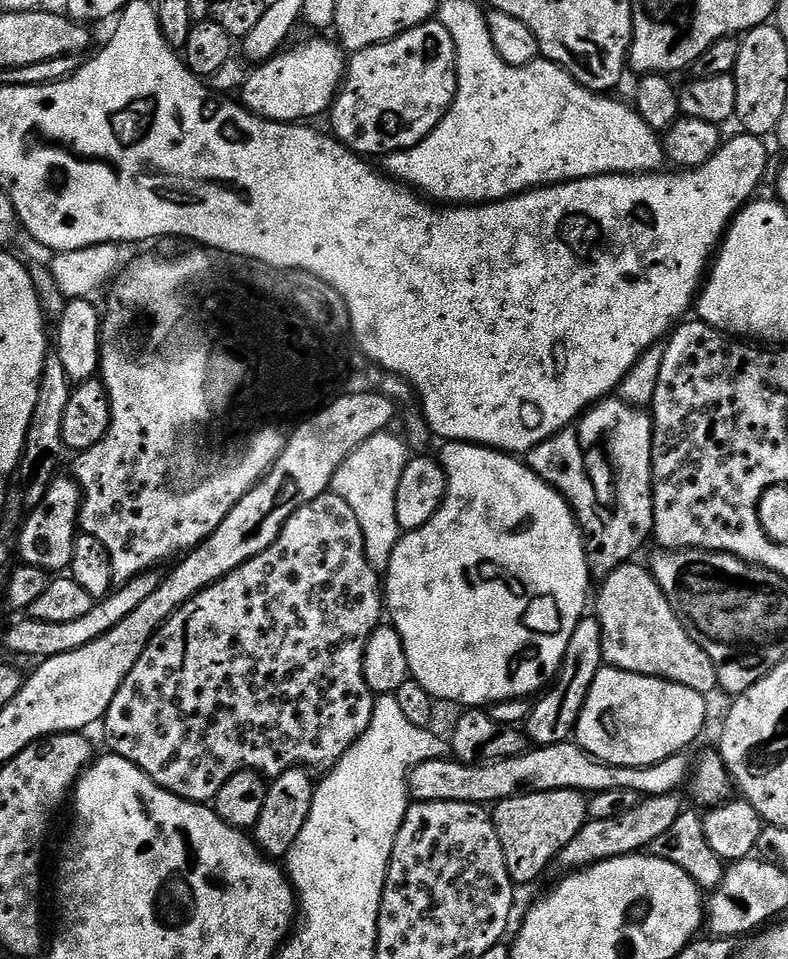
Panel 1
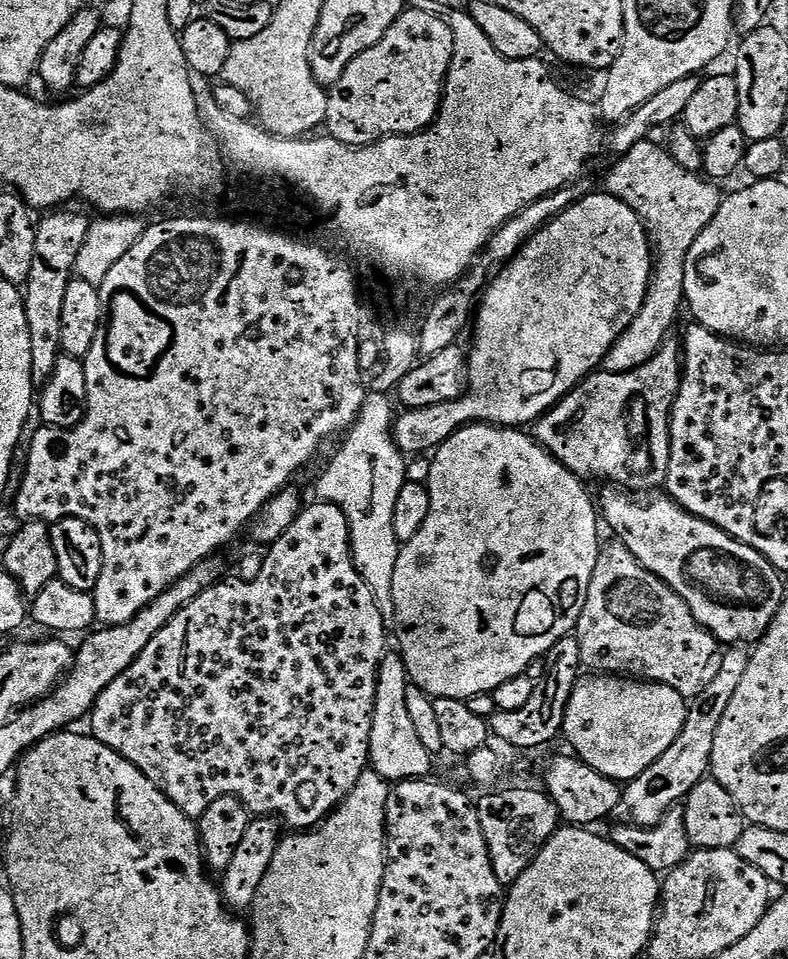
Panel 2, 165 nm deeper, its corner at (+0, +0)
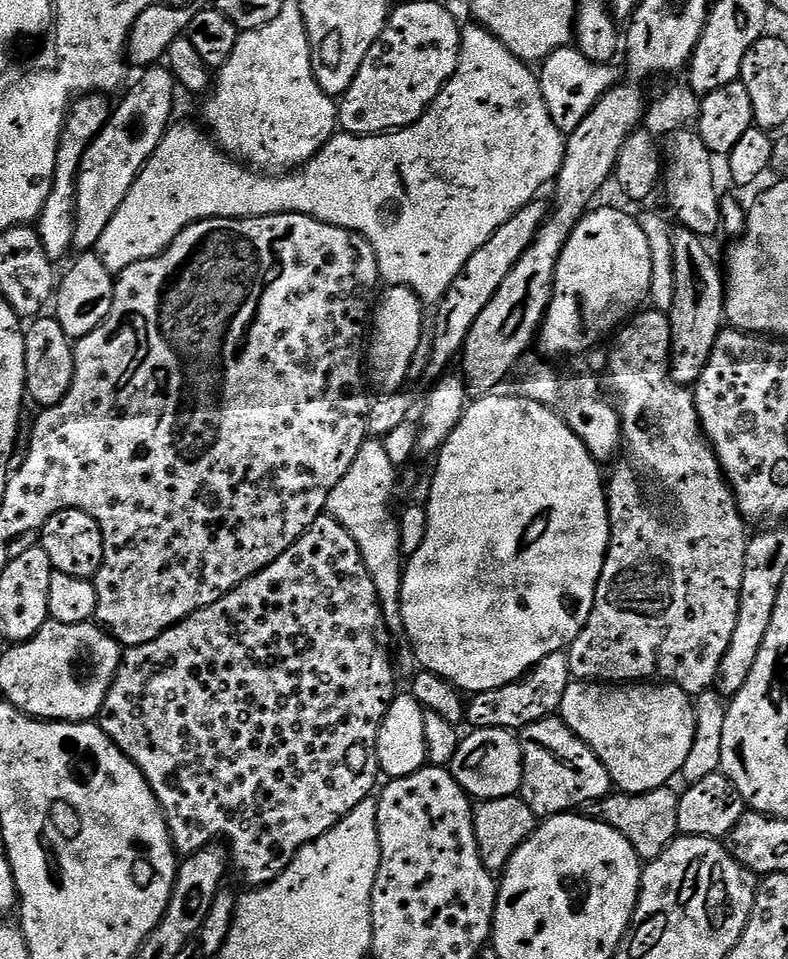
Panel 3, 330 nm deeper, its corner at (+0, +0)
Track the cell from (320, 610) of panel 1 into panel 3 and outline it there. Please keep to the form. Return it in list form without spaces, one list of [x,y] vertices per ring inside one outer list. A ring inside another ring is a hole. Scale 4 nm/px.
[[[325,514],[304,531],[302,538],[298,538],[290,550],[266,566],[266,570],[254,574],[230,590],[230,594],[218,598],[218,602],[187,616],[181,624],[166,629],[158,638],[127,649],[106,694],[98,723],[147,778],[164,812],[172,844],[181,857],[193,856],[206,845],[225,840],[230,845],[231,863],[248,886],[269,884],[282,874],[282,870],[286,870],[286,866],[290,866],[298,849],[326,834],[339,820],[346,818],[358,802],[369,799],[377,791],[376,779],[382,776],[376,749],[378,734],[386,710],[398,695],[388,642],[390,636],[386,631],[379,596],[363,564],[362,554],[350,533],[334,517]]]

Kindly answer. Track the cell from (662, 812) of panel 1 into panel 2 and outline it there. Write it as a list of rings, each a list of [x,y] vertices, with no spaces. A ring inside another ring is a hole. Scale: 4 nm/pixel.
[[[732,646],[723,653],[718,675],[712,679],[710,686],[706,686],[706,690],[702,690],[700,696],[691,701],[686,722],[678,738],[674,738],[670,750],[666,750],[666,754],[662,754],[662,758],[655,760],[645,772],[638,774],[638,778],[623,785],[614,813],[616,824],[633,824],[639,828],[658,826],[671,808],[687,800],[690,790],[706,779],[712,767],[714,734],[718,734],[722,714],[726,714],[726,706],[730,706],[738,685],[746,675],[749,655],[749,649],[744,646]]]

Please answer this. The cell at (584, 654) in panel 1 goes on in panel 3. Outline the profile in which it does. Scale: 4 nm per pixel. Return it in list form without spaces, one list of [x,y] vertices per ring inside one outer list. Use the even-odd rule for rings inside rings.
[[[561,650],[542,658],[531,672],[516,681],[494,690],[477,692],[467,701],[466,720],[473,729],[506,728],[519,730],[539,720],[555,717],[562,706],[562,694],[566,694],[574,677],[570,670],[567,651]]]

